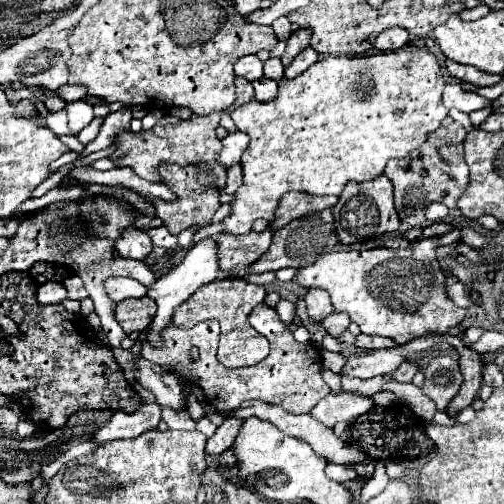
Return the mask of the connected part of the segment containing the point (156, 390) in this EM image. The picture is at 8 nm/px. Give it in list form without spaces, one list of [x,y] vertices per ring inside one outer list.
[[[139,359],[139,371],[137,371],[137,381],[143,389],[155,395],[159,405],[171,407],[175,411],[187,411],[187,405],[183,401],[183,385],[173,377],[171,373],[165,373],[161,367],[147,359]]]

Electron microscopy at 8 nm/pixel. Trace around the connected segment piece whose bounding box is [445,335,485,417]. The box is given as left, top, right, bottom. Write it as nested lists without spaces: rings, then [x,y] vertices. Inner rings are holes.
[[[447,335],[445,341],[457,349],[457,353],[459,353],[459,367],[461,367],[461,375],[463,375],[463,385],[461,385],[457,397],[453,397],[453,401],[445,409],[449,417],[455,417],[459,411],[469,407],[473,403],[473,399],[477,397],[479,387],[481,387],[485,361],[483,361],[483,355],[479,355],[471,347],[467,347],[459,337]]]

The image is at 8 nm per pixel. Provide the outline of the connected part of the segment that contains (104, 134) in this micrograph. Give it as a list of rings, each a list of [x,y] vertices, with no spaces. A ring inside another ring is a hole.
[[[121,107],[119,111],[115,113],[109,113],[101,125],[101,131],[97,135],[95,141],[87,143],[87,155],[93,153],[93,151],[101,151],[105,147],[109,147],[113,143],[113,139],[117,137],[119,131],[123,129],[129,129],[131,127],[131,109],[129,107]]]

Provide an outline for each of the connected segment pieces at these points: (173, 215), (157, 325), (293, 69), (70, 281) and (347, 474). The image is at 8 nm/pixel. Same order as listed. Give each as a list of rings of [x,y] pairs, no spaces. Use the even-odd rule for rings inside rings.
[[[213,163],[211,167],[195,167],[195,165],[187,165],[187,167],[177,167],[177,165],[161,165],[159,173],[161,179],[165,181],[165,185],[177,195],[177,201],[167,203],[167,201],[155,201],[155,211],[157,217],[165,223],[165,227],[177,235],[179,231],[191,227],[191,225],[207,225],[213,217],[213,213],[219,207],[219,193],[217,189],[221,189],[225,185],[225,167],[221,163]]]
[[[211,237],[201,239],[199,243],[195,243],[183,257],[183,261],[169,273],[157,279],[157,283],[149,289],[149,297],[155,299],[157,303],[157,315],[153,317],[149,331],[145,333],[145,343],[149,345],[161,345],[161,333],[173,323],[173,311],[185,303],[199,287],[215,281],[215,279],[223,279],[225,273],[219,269],[219,261],[217,261],[217,241],[213,241]]]
[[[305,49],[301,55],[295,57],[295,61],[289,65],[289,69],[285,69],[285,77],[297,77],[301,73],[305,73],[315,61],[319,59],[319,53],[315,49]]]
[[[73,275],[73,277],[67,277],[67,279],[63,281],[63,285],[67,287],[69,299],[83,301],[83,299],[87,299],[87,297],[89,297],[89,295],[85,293],[85,285],[83,285],[83,281],[81,281],[77,275]]]
[[[329,463],[325,467],[325,475],[333,481],[339,481],[339,483],[345,483],[345,481],[353,481],[357,477],[355,469],[351,467],[345,467],[345,465],[335,465],[335,463]]]

